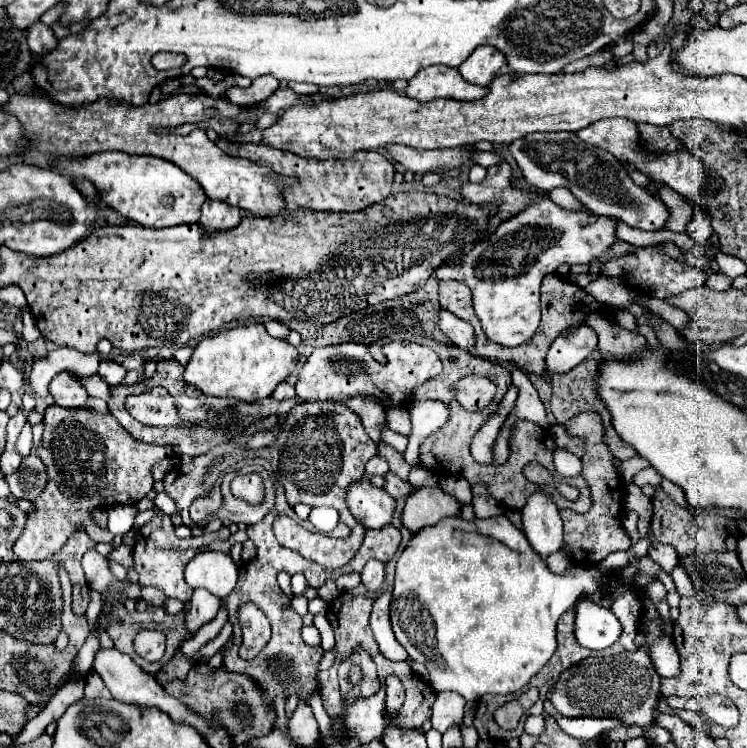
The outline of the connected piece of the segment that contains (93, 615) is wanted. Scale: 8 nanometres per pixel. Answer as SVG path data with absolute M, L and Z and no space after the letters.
M92 590L92 594L90 594L90 604L88 604L88 610L86 610L86 618L88 618L88 622L92 622L92 624L98 622L100 608L102 608L102 594L98 594L98 592Z

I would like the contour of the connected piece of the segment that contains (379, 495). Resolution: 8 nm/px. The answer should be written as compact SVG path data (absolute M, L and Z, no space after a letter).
M360 478L348 486L346 506L366 528L382 528L384 524L390 524L396 502L386 490L372 486L366 478Z

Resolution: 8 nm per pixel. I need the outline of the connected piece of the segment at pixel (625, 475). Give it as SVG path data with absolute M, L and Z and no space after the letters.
M636 455L629 460L621 462L618 470L624 481L630 483L636 473L649 466L650 464L645 458Z

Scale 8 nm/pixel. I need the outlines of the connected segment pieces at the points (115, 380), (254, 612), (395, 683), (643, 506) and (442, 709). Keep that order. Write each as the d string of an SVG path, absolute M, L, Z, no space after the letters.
M106 360L106 362L100 362L100 366L98 366L98 376L100 376L106 384L110 384L110 386L118 386L118 384L122 382L122 378L126 376L126 370L124 370L122 366Z
M254 604L240 606L240 626L244 634L244 642L240 646L240 656L252 660L262 652L262 648L270 640L270 622Z
M390 675L385 680L386 685L386 712L392 716L402 708L404 704L404 688L396 676Z
M636 484L626 486L624 508L638 512L638 516L646 518L646 520L650 520L650 516L652 516L652 502L642 494L642 490Z
M438 692L436 702L432 706L432 728L438 732L446 732L450 726L462 722L466 700L456 692Z

